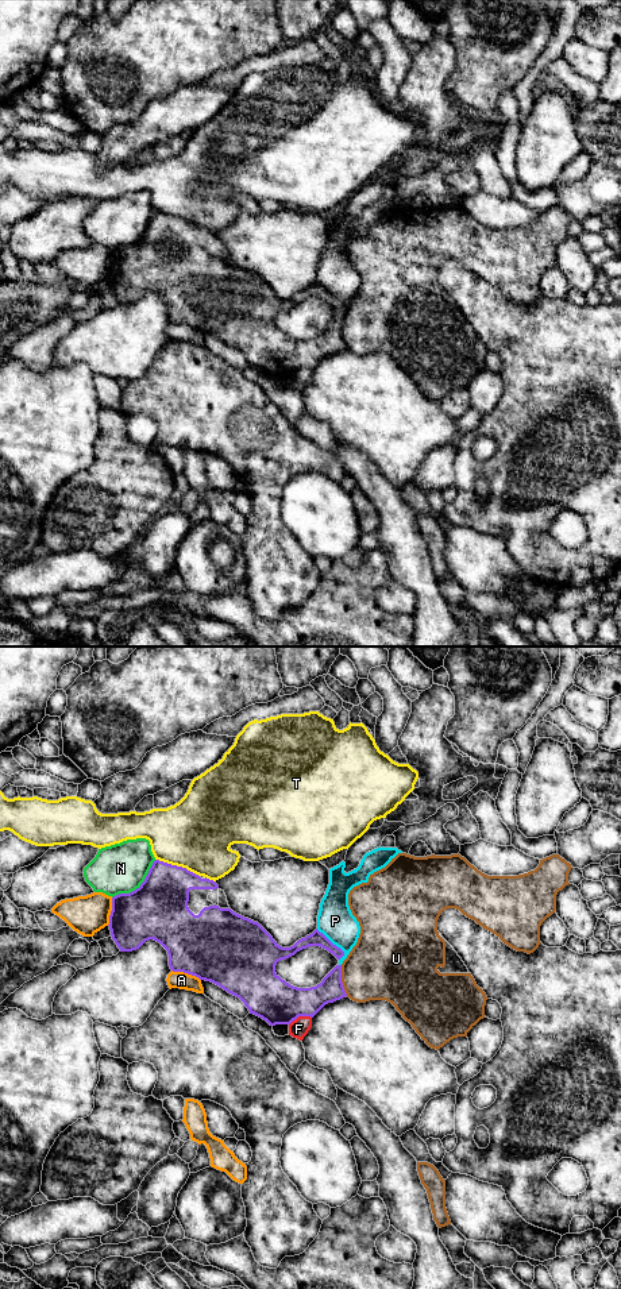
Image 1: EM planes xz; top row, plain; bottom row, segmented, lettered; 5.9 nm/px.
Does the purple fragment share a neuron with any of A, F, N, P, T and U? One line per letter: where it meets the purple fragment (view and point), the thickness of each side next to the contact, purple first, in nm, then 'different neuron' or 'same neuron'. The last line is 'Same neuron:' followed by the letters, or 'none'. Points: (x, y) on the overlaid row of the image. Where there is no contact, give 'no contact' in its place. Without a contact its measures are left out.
A: contact xz (186, 972); calibres 440 and 100 nm; different neuron
F: contact xz (300, 1015); calibres 280 and 110 nm; different neuron
N: contact xz (139, 887); calibres 360 and 300 nm; different neuron
P: contact xz (332, 944); calibres 130 and 220 nm; different neuron
T: contact xz (176, 865); calibres 320 and 440 nm; different neuron
U: contact xz (340, 980); calibres 180 and 400 nm; different neuron
Same neuron: none

